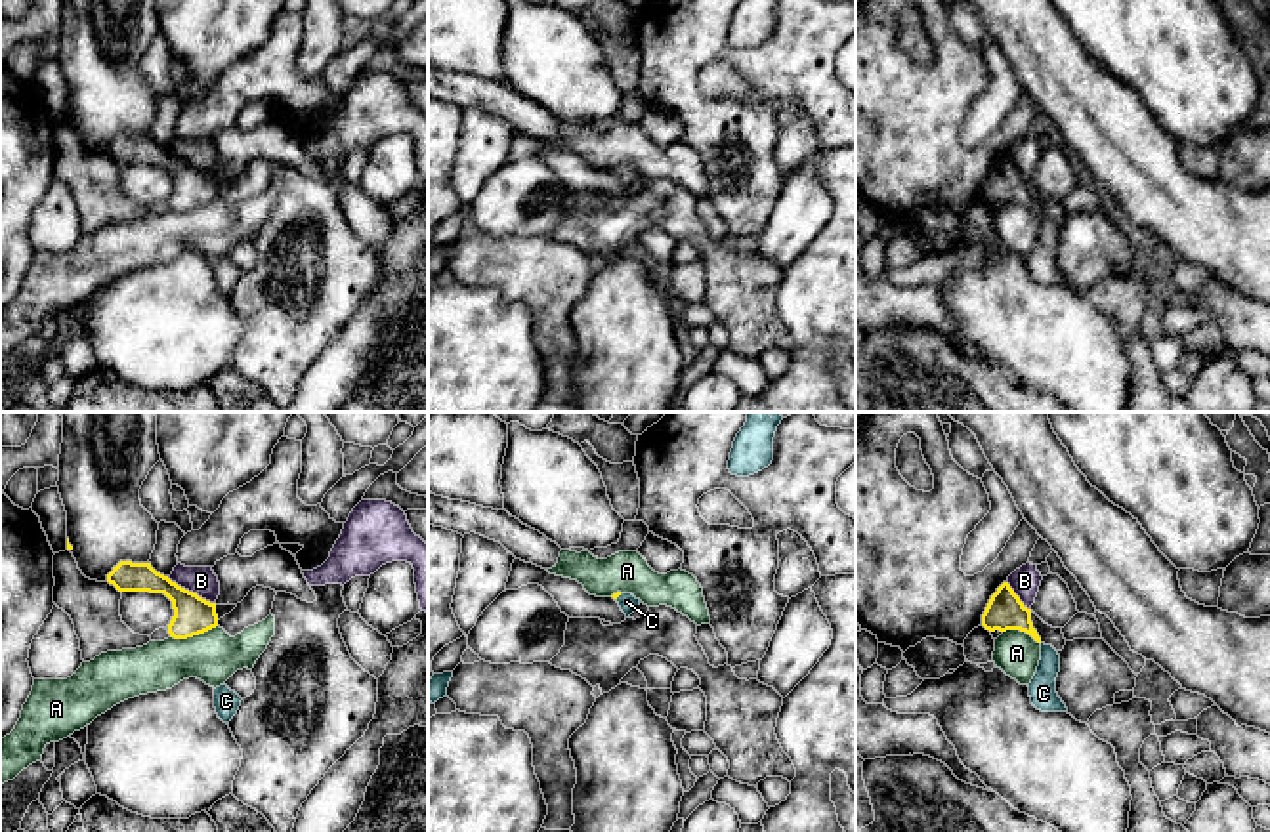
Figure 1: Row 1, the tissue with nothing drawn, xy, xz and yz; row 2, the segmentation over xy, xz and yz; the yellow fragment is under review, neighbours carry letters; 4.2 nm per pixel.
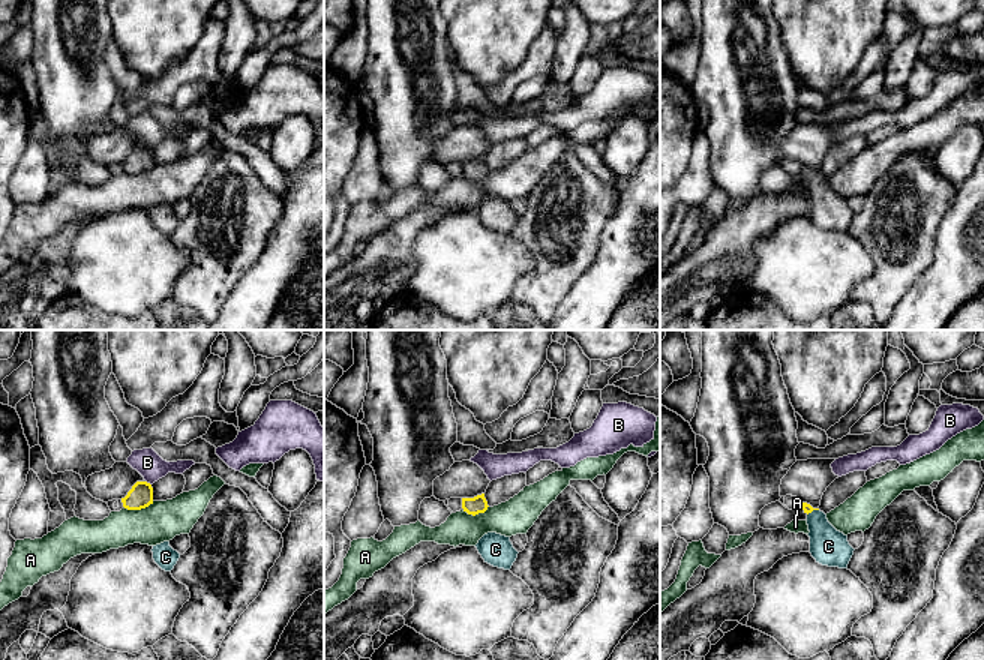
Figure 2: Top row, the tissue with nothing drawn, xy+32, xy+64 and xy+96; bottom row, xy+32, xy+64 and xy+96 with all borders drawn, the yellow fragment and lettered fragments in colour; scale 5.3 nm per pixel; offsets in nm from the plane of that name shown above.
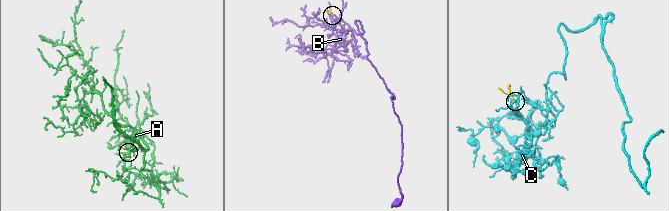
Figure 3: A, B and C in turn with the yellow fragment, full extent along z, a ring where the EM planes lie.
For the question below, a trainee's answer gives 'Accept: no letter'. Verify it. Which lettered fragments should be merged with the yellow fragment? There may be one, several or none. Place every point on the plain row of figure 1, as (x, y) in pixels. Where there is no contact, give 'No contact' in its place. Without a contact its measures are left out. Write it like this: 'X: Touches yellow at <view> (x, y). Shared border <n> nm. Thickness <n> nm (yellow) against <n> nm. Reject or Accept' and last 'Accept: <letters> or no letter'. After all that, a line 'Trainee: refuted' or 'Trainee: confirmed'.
A: Touches yellow at xy (193, 207). Shared border 200 nm. Thickness 160 nm (yellow) against 220 nm. Reject
B: Touches yellow at xy (191, 165). Shared border 220 nm. Thickness 160 nm (yellow) against 120 nm. Reject
C: Touches yellow at xz (617, 168). Shared border 40 nm. Thickness 20 nm (yellow) against 80 nm. Accept
Accept: C
Trainee: refuted

